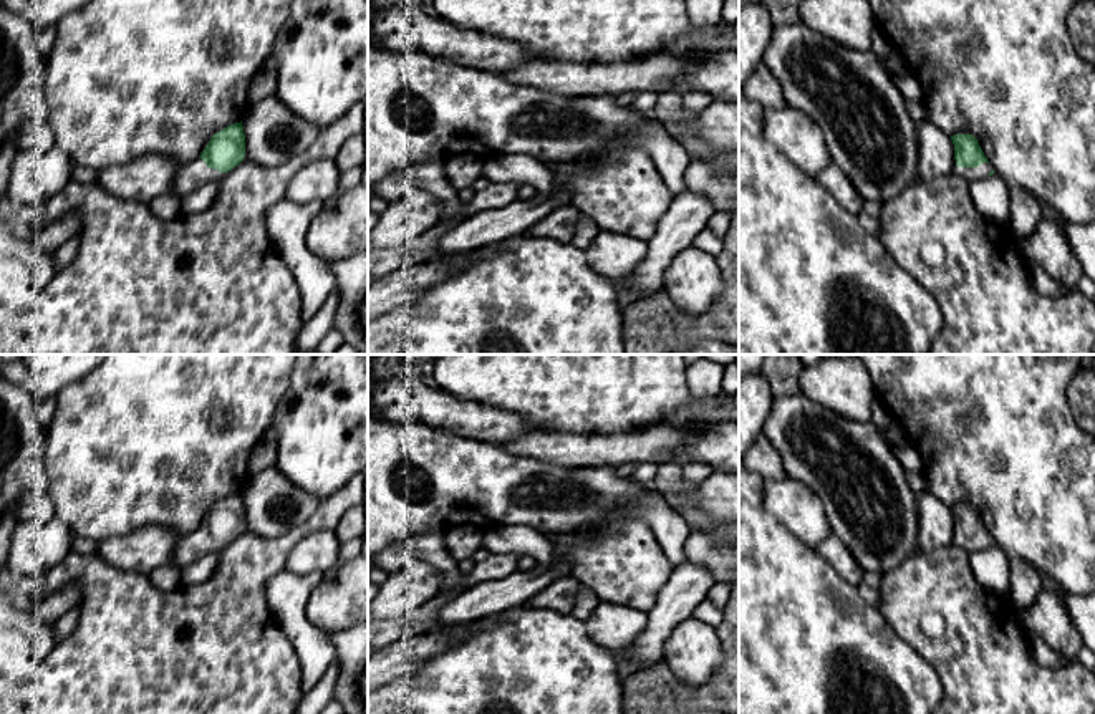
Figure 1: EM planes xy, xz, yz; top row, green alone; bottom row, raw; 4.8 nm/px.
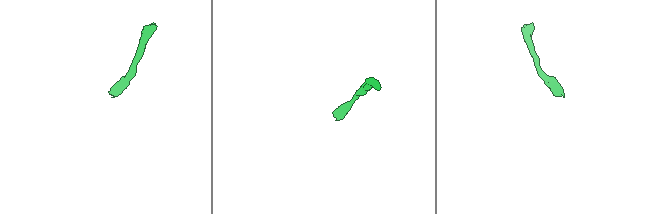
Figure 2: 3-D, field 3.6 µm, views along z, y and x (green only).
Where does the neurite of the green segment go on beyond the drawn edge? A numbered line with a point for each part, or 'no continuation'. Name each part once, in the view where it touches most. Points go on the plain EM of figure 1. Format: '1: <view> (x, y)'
1: yz (979, 544)

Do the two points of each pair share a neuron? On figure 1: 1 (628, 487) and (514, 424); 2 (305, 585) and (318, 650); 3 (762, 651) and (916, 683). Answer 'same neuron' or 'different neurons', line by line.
1: different neurons
2: same neuron
3: same neuron

